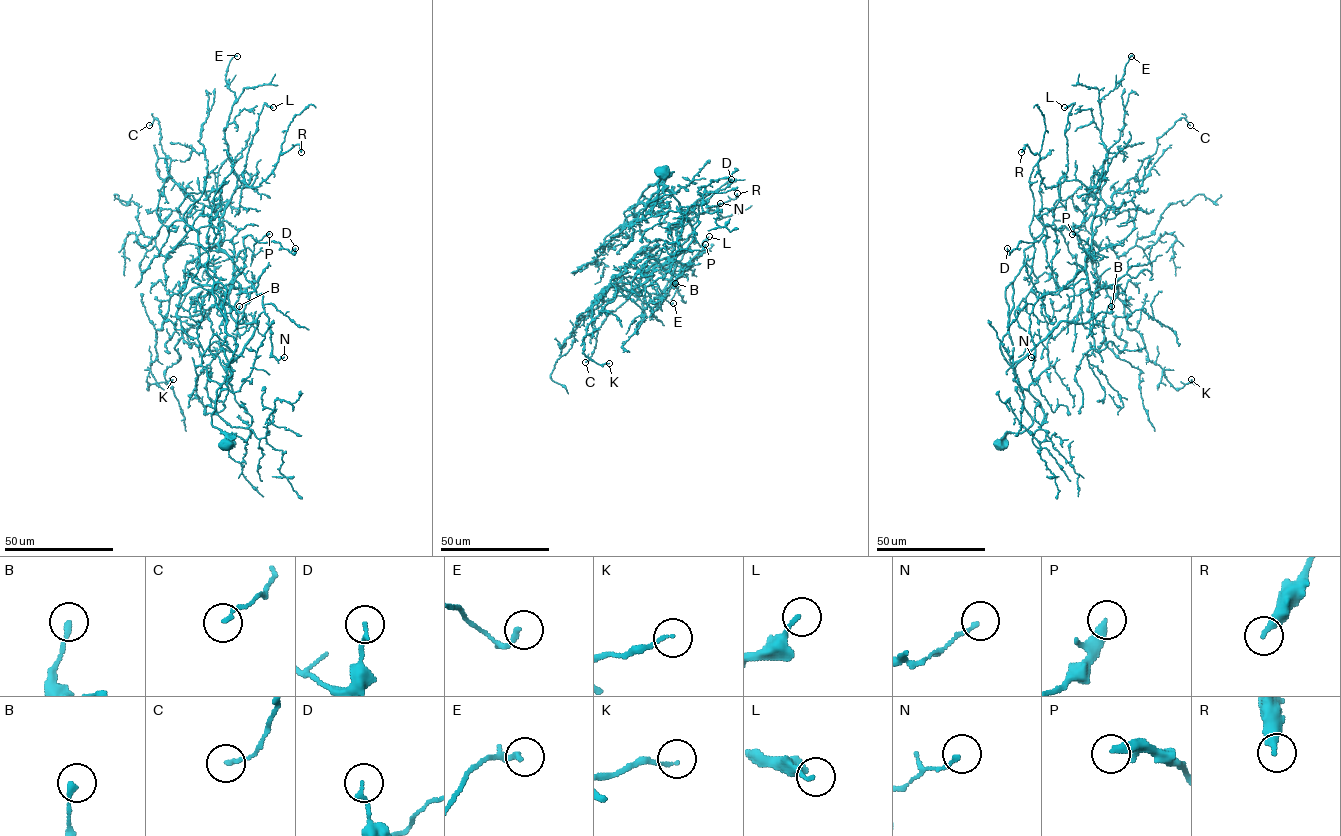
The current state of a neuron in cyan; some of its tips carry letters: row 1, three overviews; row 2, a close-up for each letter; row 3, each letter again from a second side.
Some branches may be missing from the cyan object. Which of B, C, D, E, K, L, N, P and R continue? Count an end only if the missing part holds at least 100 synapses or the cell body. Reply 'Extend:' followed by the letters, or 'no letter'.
Extend: no letter

